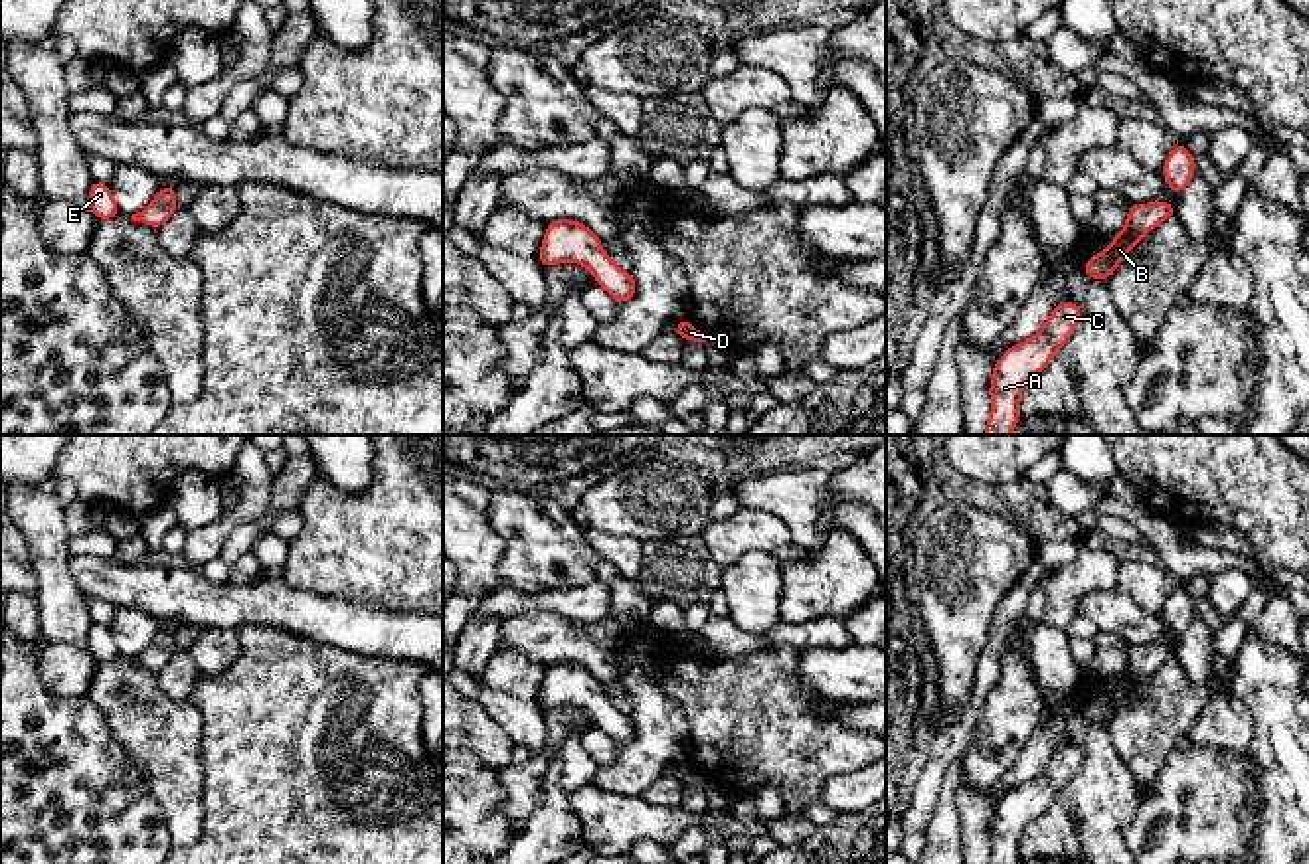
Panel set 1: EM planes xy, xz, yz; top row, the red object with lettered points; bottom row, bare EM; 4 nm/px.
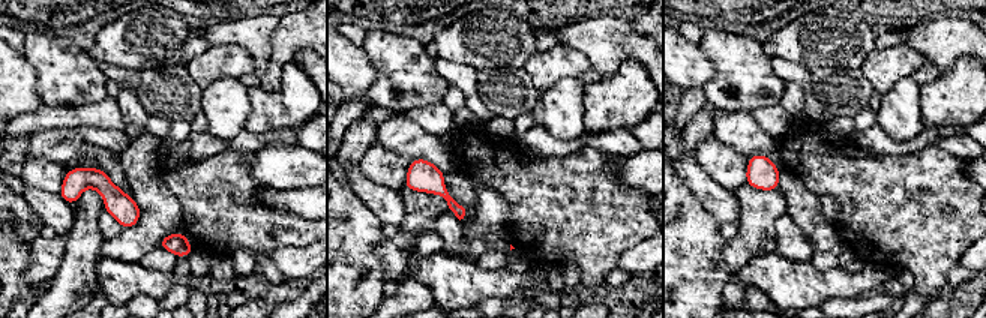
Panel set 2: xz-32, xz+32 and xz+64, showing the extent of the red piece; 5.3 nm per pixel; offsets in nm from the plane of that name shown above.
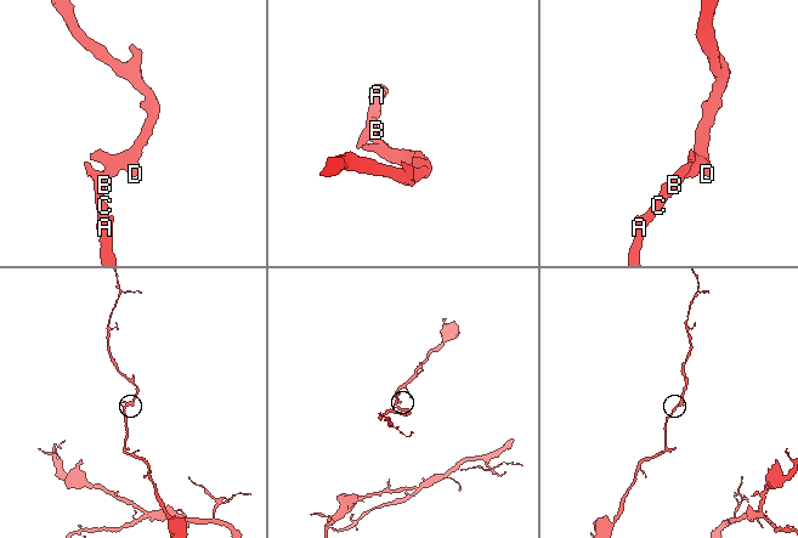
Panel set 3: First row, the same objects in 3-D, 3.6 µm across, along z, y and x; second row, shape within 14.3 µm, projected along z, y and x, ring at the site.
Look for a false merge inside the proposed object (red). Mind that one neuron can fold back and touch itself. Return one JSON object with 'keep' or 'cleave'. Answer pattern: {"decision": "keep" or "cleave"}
{"decision": "keep"}

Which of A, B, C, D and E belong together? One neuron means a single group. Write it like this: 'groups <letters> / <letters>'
groups A B C D E

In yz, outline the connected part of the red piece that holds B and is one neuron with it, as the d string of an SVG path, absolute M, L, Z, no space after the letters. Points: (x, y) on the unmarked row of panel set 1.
M1169 645L1153 647L1131 647L1127 654L1125 672L1111 680L1109 692L1097 696L1082 706L1082 714L1095 724L1109 724L1115 710L1125 702L1125 698L1139 686L1139 680L1151 676L1151 672L1177 658L1178 648Z

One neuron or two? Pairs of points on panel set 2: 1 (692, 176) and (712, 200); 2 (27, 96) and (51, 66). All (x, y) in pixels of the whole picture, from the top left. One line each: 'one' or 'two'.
1: one
2: two

